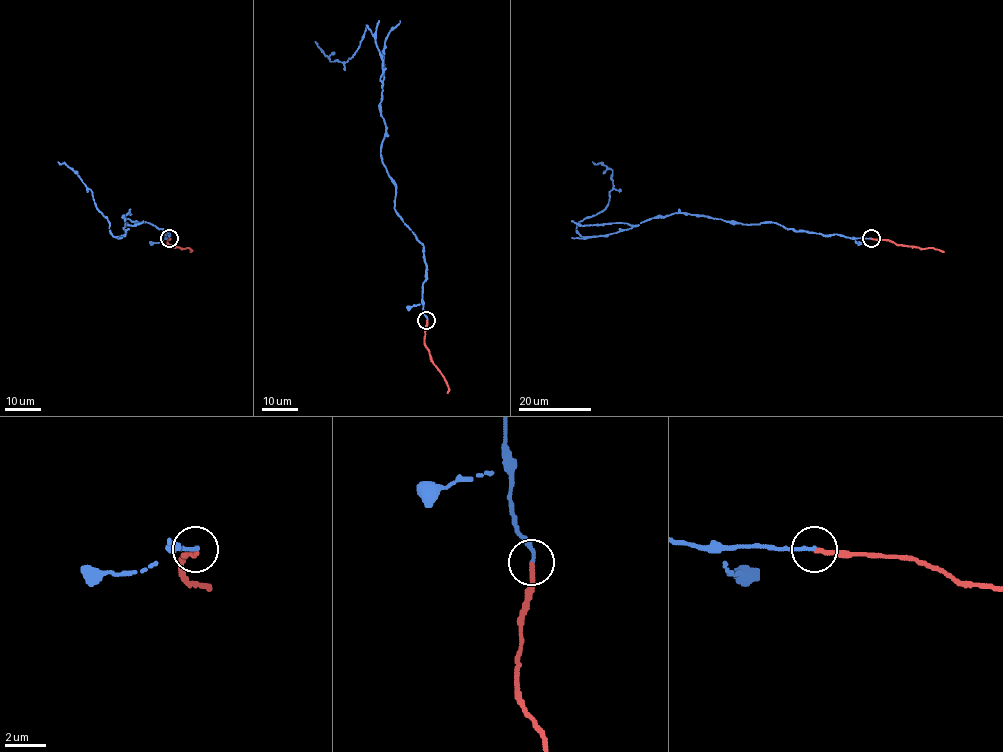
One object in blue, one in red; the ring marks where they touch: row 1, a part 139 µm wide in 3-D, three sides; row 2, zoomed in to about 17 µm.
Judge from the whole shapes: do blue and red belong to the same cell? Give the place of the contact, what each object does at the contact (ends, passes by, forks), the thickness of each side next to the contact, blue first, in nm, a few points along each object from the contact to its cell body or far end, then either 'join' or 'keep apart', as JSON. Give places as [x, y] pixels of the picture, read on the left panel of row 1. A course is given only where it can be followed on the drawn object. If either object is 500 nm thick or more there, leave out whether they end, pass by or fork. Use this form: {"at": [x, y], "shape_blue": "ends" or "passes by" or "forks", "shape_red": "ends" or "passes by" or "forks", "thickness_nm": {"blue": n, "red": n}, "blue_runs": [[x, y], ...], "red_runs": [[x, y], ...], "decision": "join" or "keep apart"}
{"at": [169, 238], "shape_blue": "ends", "shape_red": "ends", "thickness_nm": {"blue": 180, "red": 280}, "blue_runs": [[169, 238], [167, 230], [123, 216], [128, 212], [123, 217], [126, 233], [114, 237], [92, 192], [58, 161]], "red_runs": [[169, 238], [170, 245], [188, 248], [190, 251]], "decision": "keep apart"}

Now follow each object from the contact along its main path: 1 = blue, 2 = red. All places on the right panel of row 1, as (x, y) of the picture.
1: (871, 238), (678, 212), (604, 236), (582, 237), (576, 225), (603, 210), (613, 189), (613, 170), (593, 161)
2: (871, 238), (944, 251)

